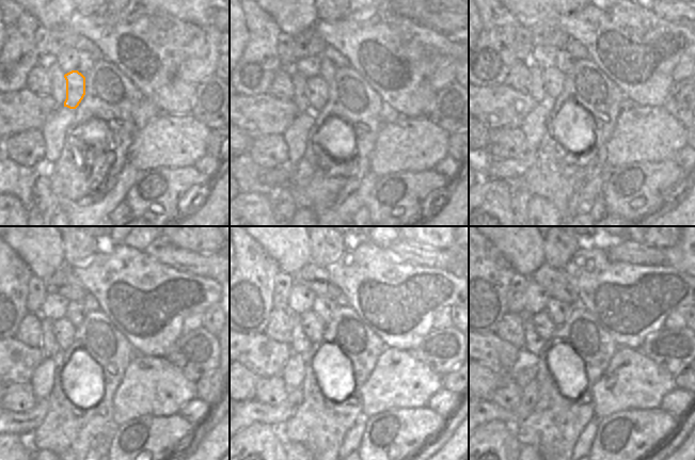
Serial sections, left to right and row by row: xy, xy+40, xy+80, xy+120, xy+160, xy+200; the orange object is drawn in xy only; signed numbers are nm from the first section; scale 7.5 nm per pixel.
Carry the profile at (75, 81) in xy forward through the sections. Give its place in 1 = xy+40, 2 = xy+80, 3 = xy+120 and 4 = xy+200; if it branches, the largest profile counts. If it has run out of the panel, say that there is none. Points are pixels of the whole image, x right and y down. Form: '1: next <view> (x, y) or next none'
1: next xy+40 (316, 85)
2: next xy+80 (552, 79)
3: next xy+120 (65, 328)
4: next xy+200 (546, 327)

